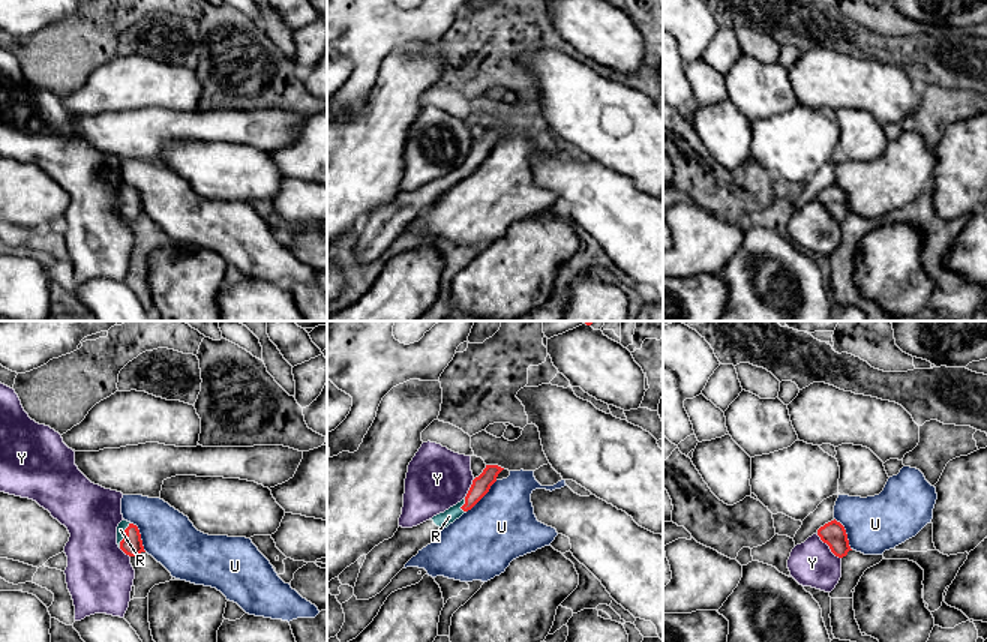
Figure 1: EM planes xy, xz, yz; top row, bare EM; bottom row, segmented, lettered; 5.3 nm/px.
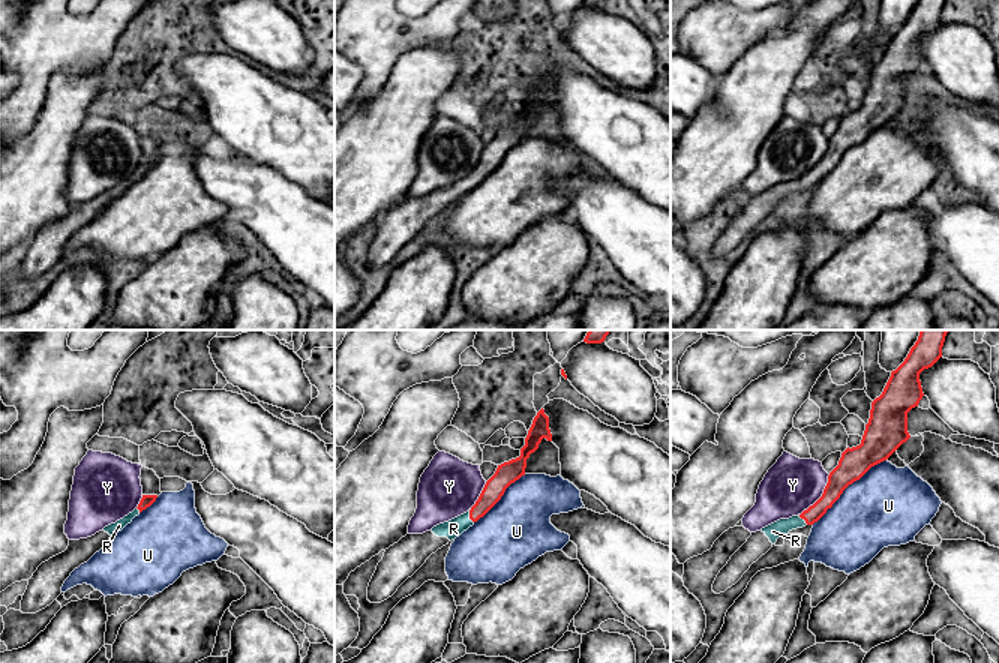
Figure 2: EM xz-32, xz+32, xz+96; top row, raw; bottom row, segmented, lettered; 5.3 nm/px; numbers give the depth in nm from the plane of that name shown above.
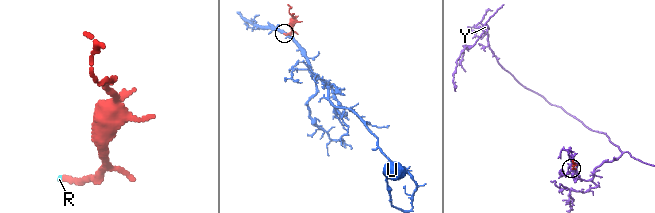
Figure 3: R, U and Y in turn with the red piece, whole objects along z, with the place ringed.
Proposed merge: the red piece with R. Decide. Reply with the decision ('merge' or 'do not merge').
merge

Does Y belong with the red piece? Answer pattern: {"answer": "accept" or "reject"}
{"answer": "reject"}

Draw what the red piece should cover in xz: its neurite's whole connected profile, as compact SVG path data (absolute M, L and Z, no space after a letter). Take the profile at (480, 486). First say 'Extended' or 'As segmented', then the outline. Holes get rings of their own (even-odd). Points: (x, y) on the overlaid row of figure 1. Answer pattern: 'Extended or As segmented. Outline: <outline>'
Extended. Outline: M486 465L483 472L472 480L466 496L460 502L417 526L399 526L392 538L375 546L366 555L360 568L354 586L357 600L369 600L380 594L412 556L430 544L444 528L471 510L489 492L502 470L498 465Z

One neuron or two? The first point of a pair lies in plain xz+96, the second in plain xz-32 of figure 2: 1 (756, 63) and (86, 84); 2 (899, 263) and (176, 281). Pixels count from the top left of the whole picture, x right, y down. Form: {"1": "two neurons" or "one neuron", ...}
{"1": "one neuron", "2": "one neuron"}

